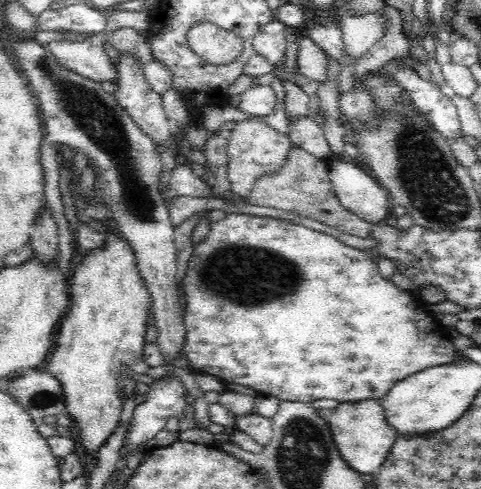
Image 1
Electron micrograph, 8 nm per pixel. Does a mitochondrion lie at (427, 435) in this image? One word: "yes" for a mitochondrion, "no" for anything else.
no

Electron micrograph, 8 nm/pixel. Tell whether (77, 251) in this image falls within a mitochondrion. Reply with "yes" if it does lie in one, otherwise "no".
no

